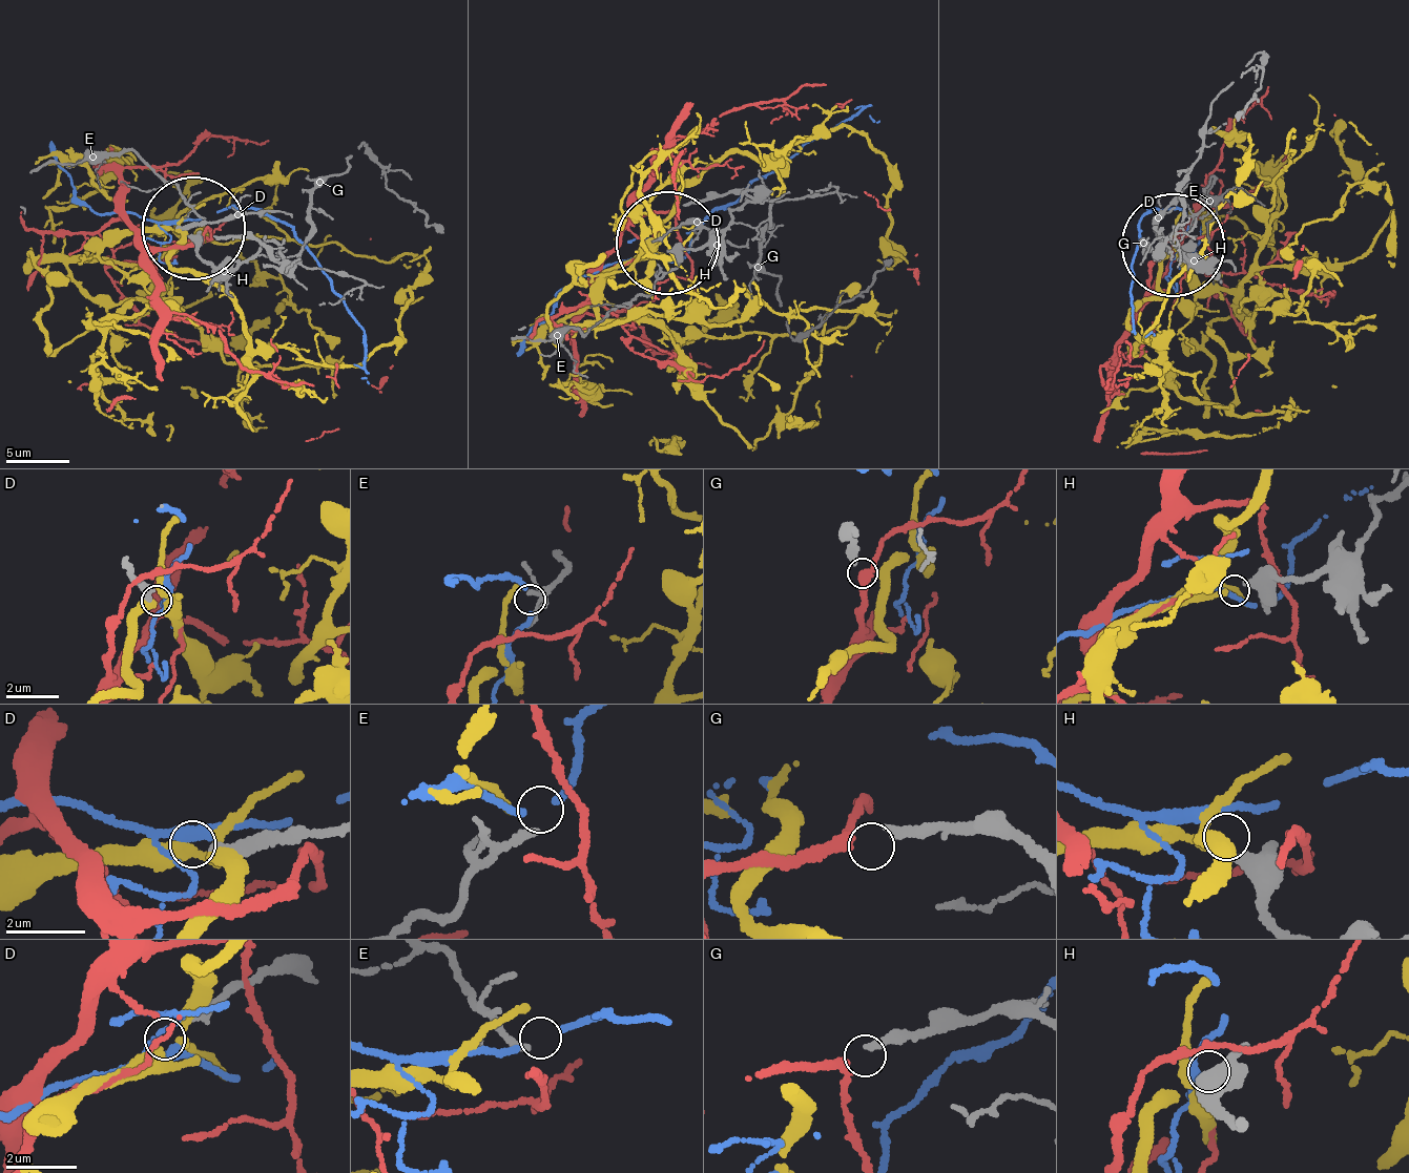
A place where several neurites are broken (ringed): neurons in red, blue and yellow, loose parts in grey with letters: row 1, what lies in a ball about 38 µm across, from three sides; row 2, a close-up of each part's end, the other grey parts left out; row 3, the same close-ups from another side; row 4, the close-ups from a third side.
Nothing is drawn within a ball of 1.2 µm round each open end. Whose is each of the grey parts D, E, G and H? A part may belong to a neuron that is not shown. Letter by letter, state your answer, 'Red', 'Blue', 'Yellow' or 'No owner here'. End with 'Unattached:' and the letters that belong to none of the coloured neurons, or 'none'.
D: No owner here
E: No owner here
G: Red
H: Yellow
Unattached: D, E

